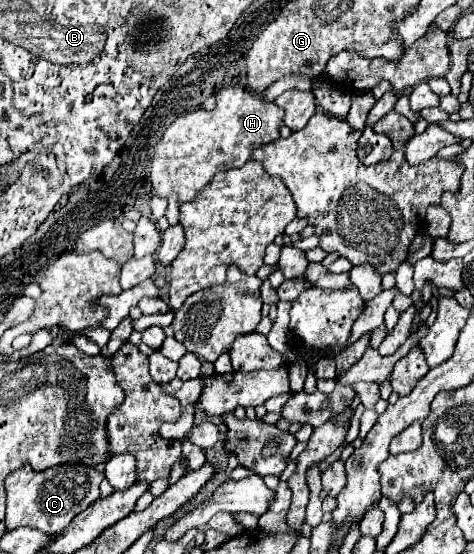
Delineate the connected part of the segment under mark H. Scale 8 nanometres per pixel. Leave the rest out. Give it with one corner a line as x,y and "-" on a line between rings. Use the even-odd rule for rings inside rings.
222,88
216,94
214,110
194,110
178,116
176,122
164,131
152,156
150,182
154,194
160,198
174,194
180,204
194,200
196,192
202,190
216,172
244,166
256,146
280,138
282,122
284,110
274,102
264,102
262,98
246,92
246,88

